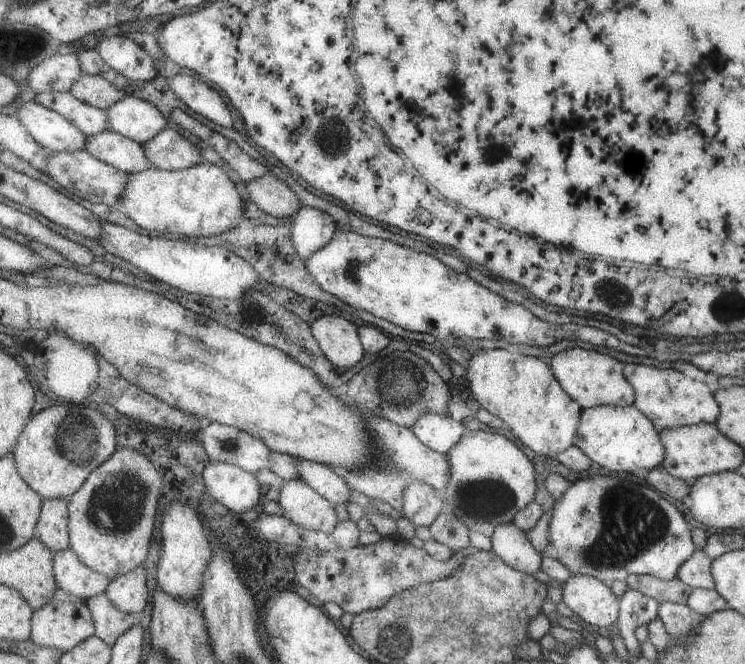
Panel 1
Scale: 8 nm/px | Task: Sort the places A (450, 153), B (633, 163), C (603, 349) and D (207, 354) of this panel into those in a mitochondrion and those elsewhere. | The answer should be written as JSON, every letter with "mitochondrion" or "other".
{"A":"other","B":"other","C":"other","D":"mitochondrion"}

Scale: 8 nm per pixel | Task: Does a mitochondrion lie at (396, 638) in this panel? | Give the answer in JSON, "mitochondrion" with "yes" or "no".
{"mitochondrion":"yes"}

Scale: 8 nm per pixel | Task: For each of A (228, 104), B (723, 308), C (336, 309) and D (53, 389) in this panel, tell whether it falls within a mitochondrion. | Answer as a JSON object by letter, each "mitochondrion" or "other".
{"A":"other","B":"mitochondrion","C":"other","D":"other"}

